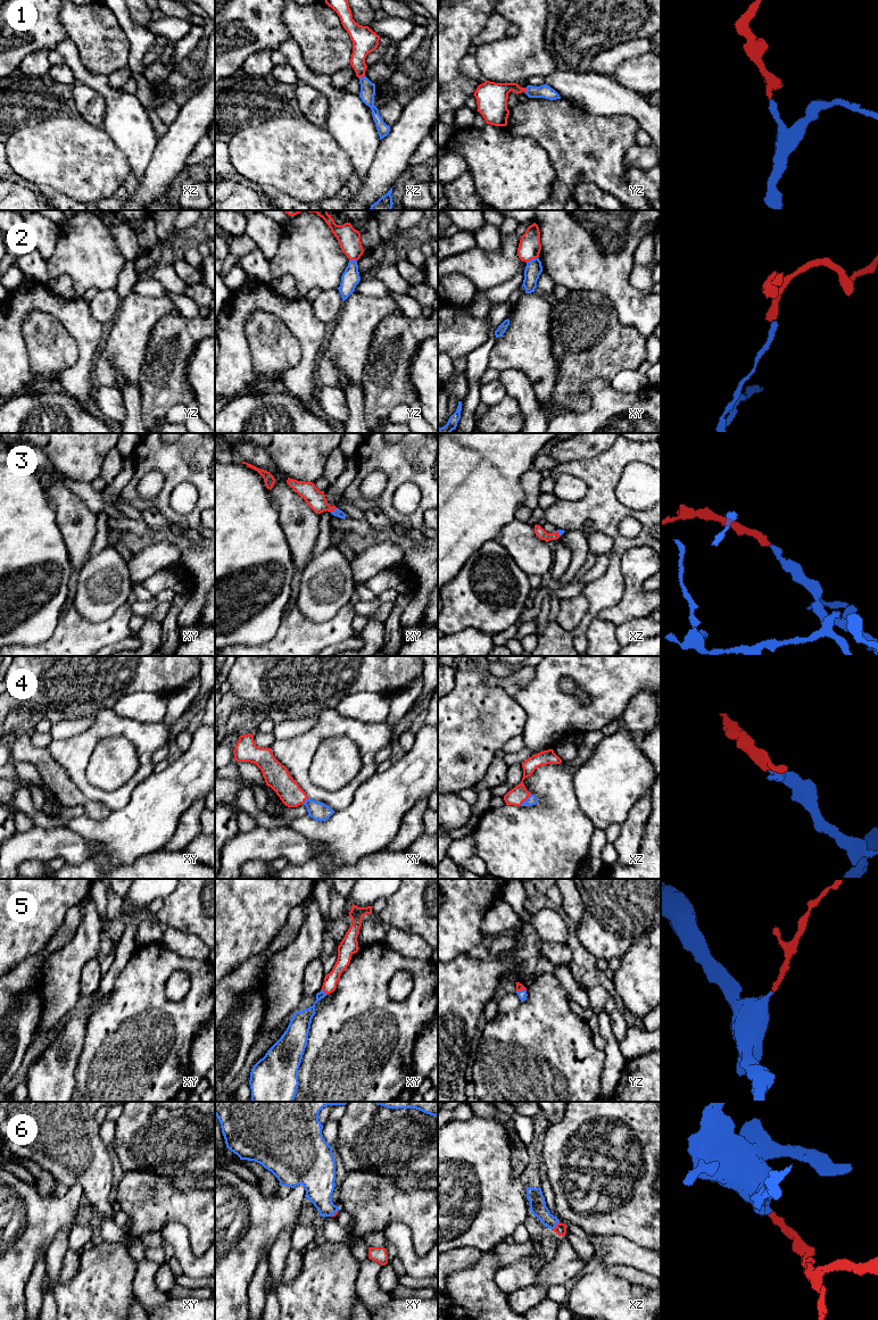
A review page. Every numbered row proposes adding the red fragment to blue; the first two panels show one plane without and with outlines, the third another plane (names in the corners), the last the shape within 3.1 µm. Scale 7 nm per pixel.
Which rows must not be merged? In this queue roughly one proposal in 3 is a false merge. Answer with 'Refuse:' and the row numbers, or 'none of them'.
Refuse: 2

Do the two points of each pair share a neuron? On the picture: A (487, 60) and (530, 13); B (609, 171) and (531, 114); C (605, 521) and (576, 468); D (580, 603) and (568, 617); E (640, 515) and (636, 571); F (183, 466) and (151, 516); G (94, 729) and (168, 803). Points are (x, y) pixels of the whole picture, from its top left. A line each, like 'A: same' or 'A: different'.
A: same
B: same
C: same
D: same
E: different
F: different
G: different

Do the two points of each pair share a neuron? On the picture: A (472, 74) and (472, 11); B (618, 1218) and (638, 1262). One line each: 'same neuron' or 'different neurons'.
A: different neurons
B: different neurons

